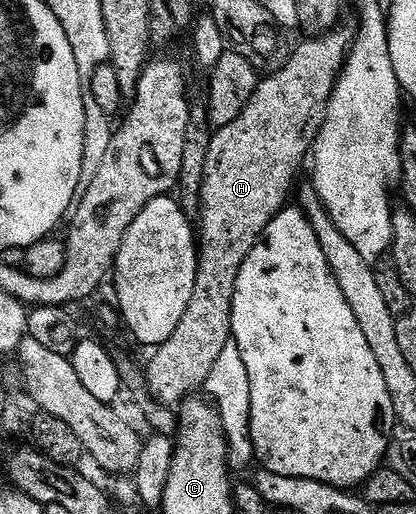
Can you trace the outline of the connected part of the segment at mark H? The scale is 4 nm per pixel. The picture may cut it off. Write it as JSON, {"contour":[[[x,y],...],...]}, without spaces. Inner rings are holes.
{"contour":[[[338,25],[332,31],[325,35],[306,38],[306,43],[301,43],[289,55],[289,60],[285,64],[282,62],[272,73],[260,80],[255,89],[255,93],[251,97],[251,101],[247,101],[247,105],[243,109],[243,113],[239,113],[239,117],[235,117],[235,121],[231,121],[231,125],[226,127],[218,127],[212,132],[209,140],[209,148],[207,149],[207,165],[205,166],[205,176],[203,177],[203,185],[201,186],[201,214],[199,216],[199,250],[197,253],[197,276],[195,277],[195,293],[191,293],[191,305],[187,305],[187,313],[183,313],[183,321],[179,321],[179,325],[175,328],[175,333],[171,333],[171,337],[167,337],[167,341],[162,347],[156,348],[152,352],[153,360],[144,368],[146,380],[149,383],[149,391],[154,398],[161,403],[168,405],[180,405],[190,398],[194,393],[200,392],[206,386],[208,378],[211,374],[211,369],[215,366],[215,361],[222,355],[223,349],[231,342],[233,326],[231,325],[231,317],[233,316],[233,298],[235,297],[235,281],[239,281],[239,269],[243,269],[243,261],[247,261],[247,257],[251,253],[251,249],[255,249],[255,245],[261,240],[261,235],[267,229],[267,225],[280,211],[285,210],[290,202],[289,194],[293,191],[293,182],[297,179],[297,166],[301,162],[310,158],[314,143],[317,142],[319,133],[323,129],[323,121],[325,114],[329,108],[329,102],[333,96],[333,90],[337,84],[337,78],[341,75],[341,70],[345,68],[345,58],[349,56],[349,51],[353,47],[354,32],[348,31],[344,25]]]}

